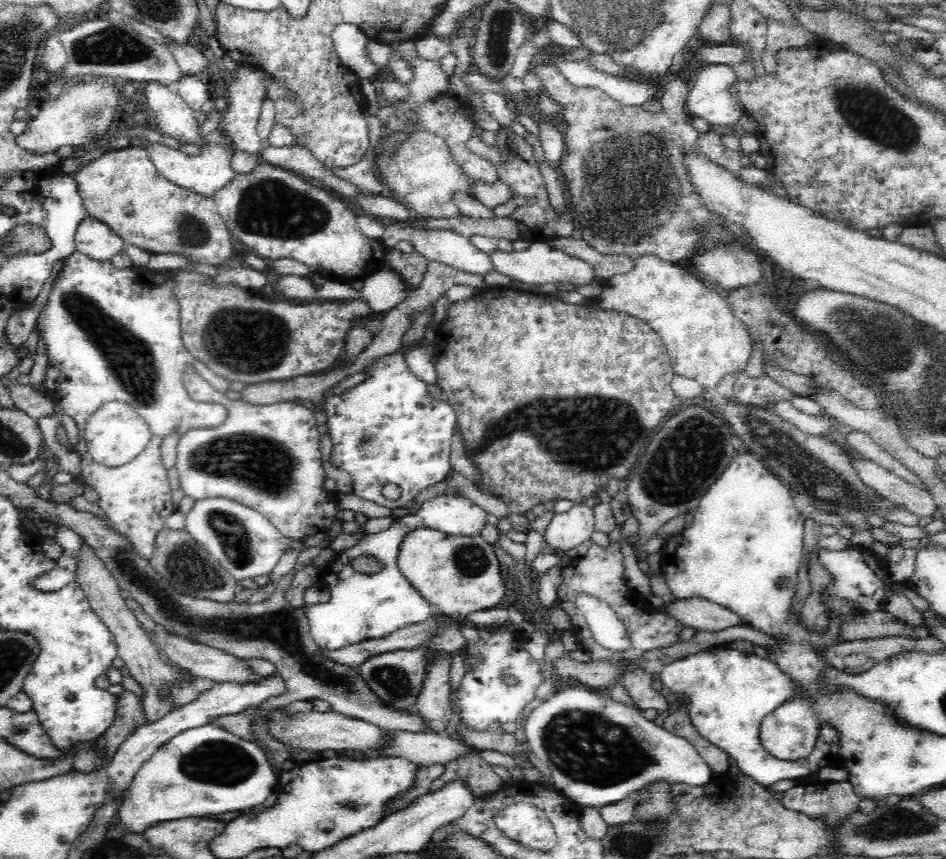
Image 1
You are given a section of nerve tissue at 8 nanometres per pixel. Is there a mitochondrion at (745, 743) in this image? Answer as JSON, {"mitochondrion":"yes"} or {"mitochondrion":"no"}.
{"mitochondrion":"no"}

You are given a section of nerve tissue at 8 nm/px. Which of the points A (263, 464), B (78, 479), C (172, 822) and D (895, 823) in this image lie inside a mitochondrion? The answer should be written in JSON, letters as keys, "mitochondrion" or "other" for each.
{"A":"mitochondrion","B":"other","C":"other","D":"mitochondrion"}

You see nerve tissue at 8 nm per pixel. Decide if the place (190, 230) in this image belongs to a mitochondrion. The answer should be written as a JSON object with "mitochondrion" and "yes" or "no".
{"mitochondrion":"yes"}

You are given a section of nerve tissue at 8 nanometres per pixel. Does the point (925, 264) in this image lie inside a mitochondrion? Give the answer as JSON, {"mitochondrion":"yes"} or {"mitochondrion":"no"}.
{"mitochondrion":"no"}

